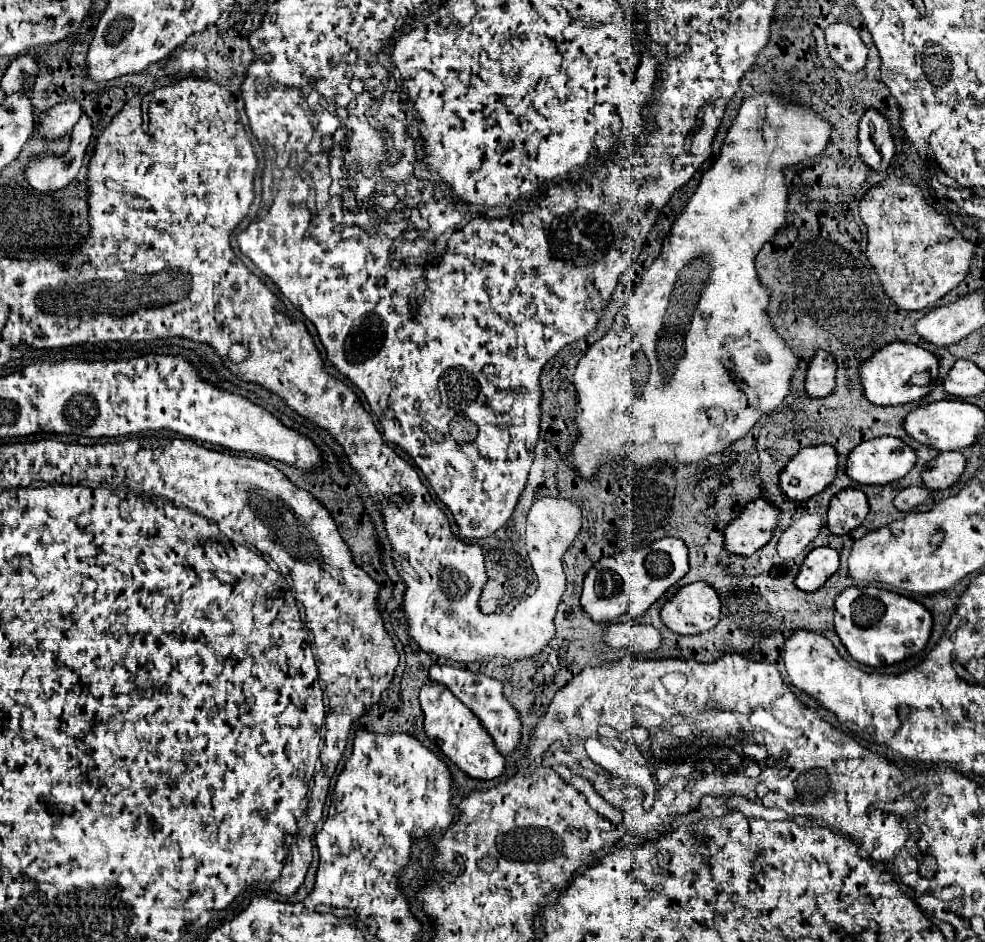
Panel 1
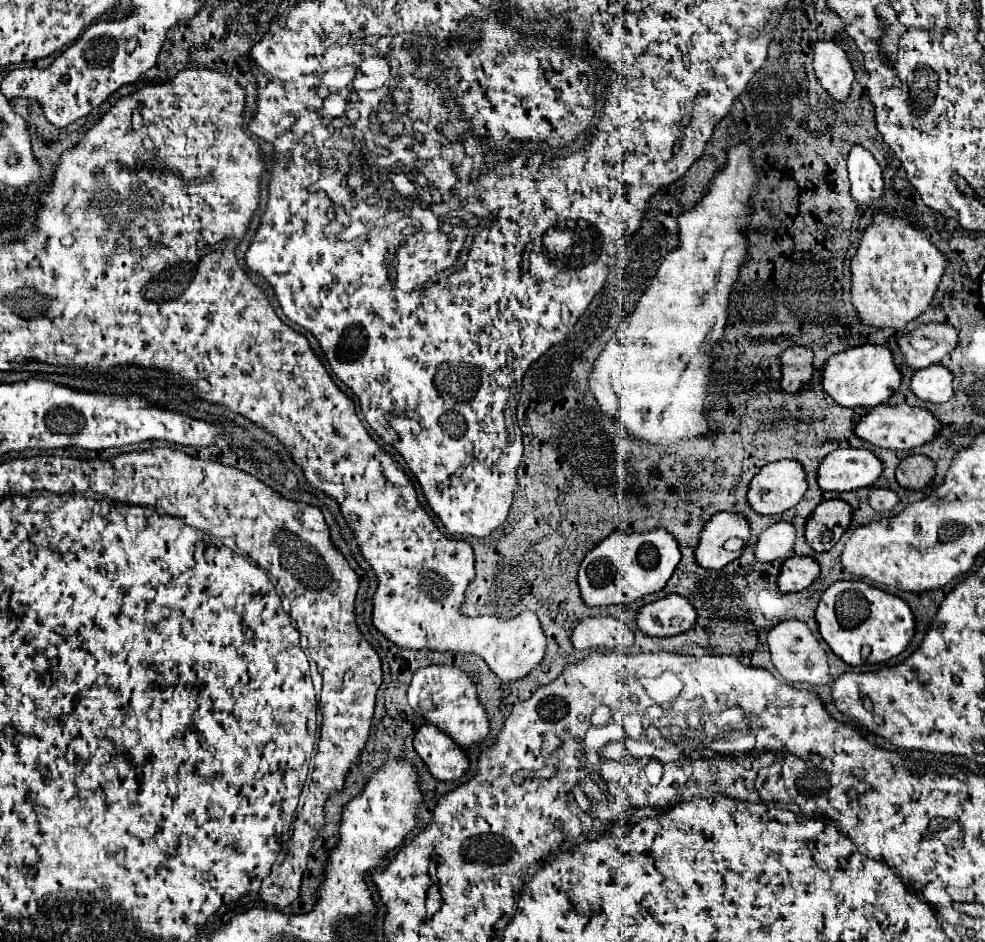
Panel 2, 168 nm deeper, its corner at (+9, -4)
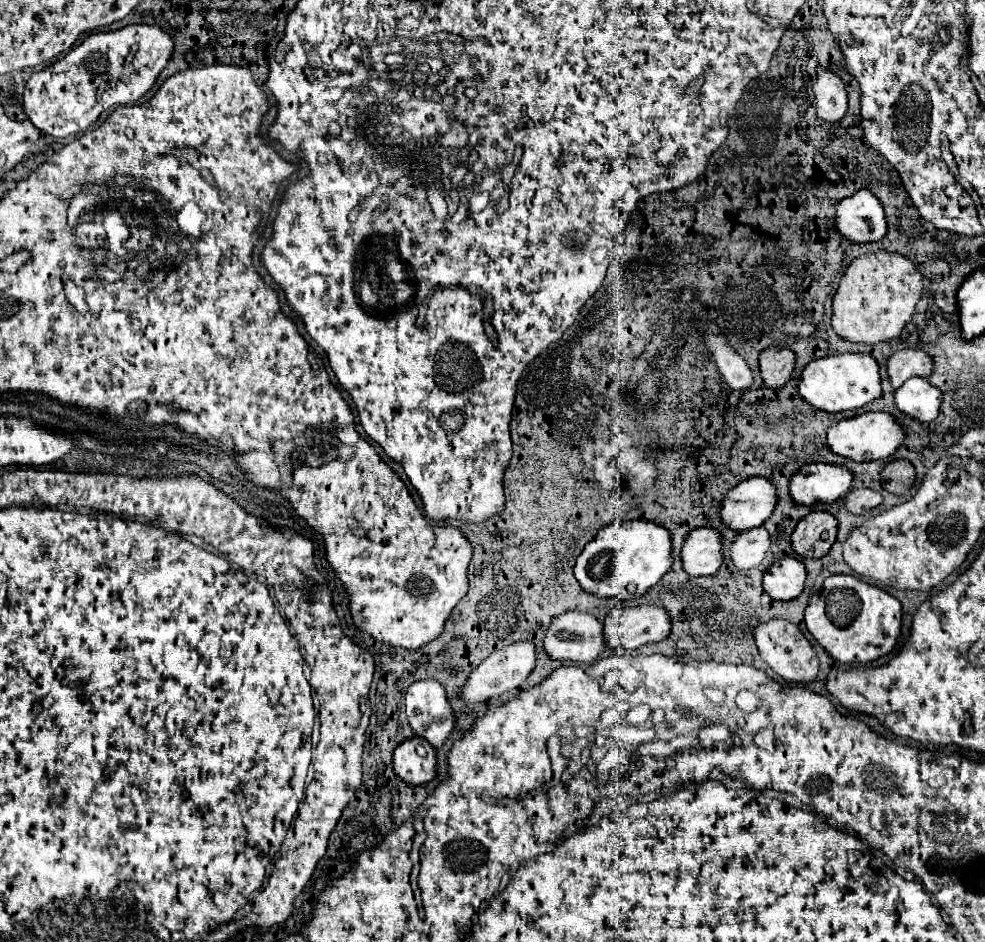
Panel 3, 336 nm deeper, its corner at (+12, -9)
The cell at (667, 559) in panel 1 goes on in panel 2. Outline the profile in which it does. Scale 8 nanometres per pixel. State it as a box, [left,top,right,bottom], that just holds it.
[578,530,680,606]

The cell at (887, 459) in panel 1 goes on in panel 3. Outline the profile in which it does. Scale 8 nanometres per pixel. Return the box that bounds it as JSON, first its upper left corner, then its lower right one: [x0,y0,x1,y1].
[789,463,853,505]

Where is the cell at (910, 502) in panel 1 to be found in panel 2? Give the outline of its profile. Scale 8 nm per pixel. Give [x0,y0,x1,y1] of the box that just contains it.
[870,488,900,512]

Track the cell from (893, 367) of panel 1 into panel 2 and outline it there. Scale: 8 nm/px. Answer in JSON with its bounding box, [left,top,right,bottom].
[824,346,902,408]

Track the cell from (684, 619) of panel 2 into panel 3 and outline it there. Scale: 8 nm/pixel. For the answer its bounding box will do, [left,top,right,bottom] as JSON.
[603,607,671,649]

